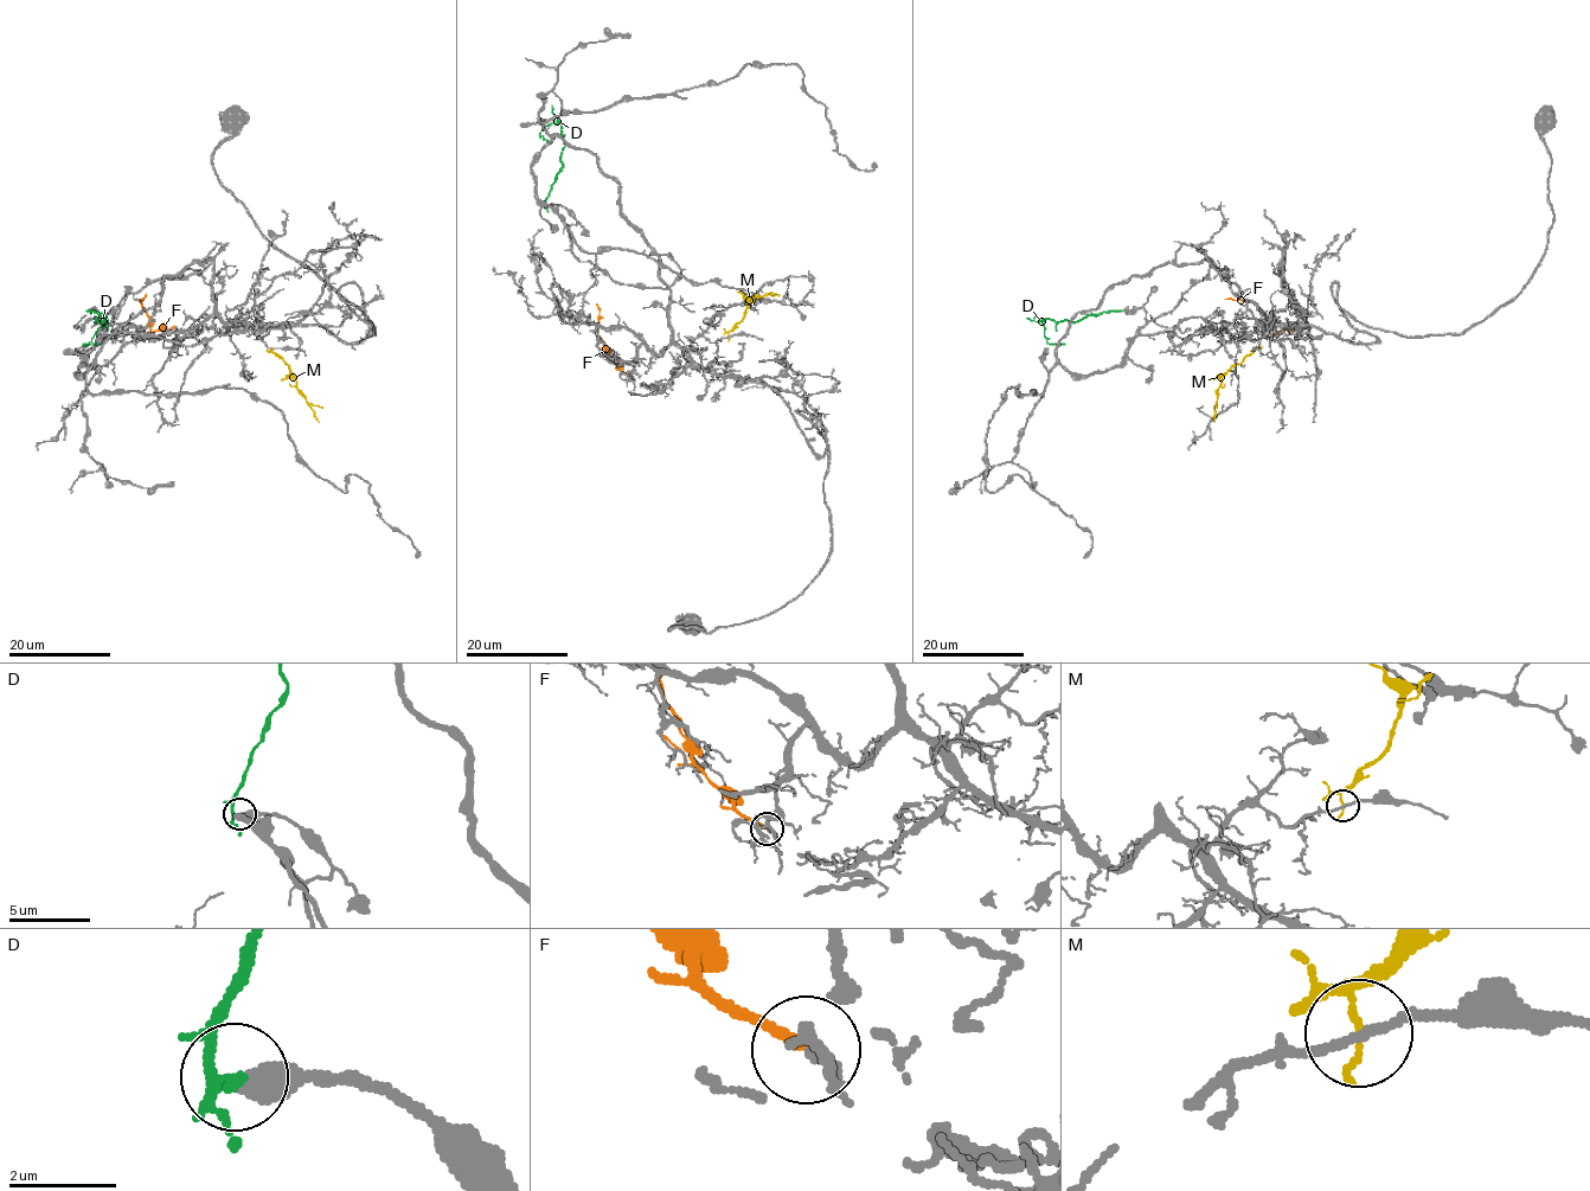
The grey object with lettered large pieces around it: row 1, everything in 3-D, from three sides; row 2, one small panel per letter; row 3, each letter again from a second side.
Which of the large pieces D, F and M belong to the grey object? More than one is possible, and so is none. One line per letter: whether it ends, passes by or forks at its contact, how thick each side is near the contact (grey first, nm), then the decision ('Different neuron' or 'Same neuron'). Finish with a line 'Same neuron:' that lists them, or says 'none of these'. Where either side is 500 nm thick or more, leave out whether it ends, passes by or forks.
D: Thickness 600 nm (grey) against 170 nm. Different neuron
F: It ends there. Thickness 180 nm (grey) against 240 nm. Different neuron
M: It passes by. Thickness 150 nm (grey) against 100 nm. Different neuron
Same neuron: none of these

